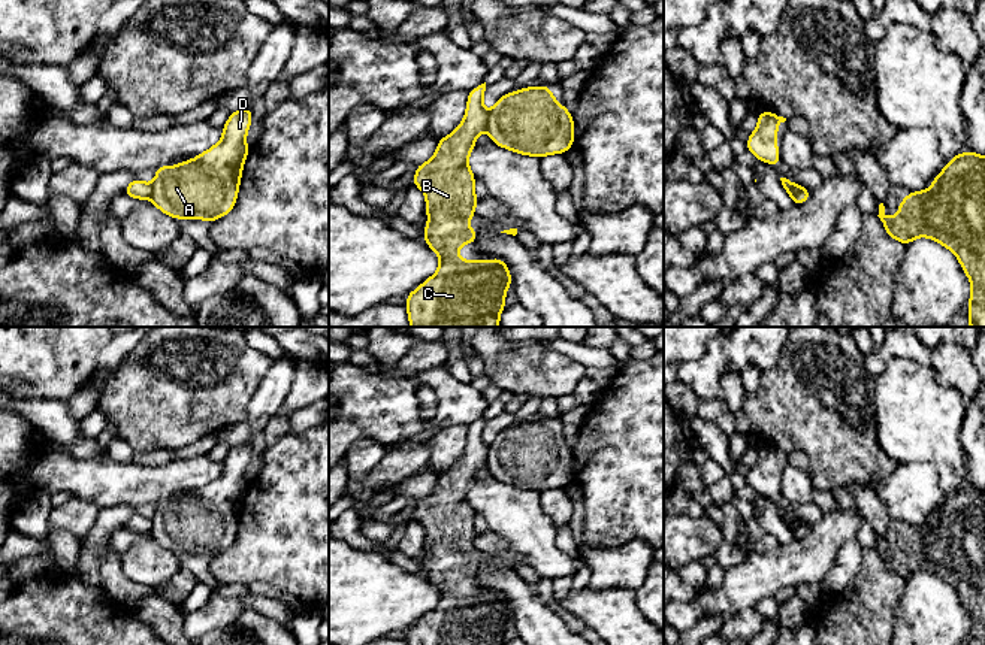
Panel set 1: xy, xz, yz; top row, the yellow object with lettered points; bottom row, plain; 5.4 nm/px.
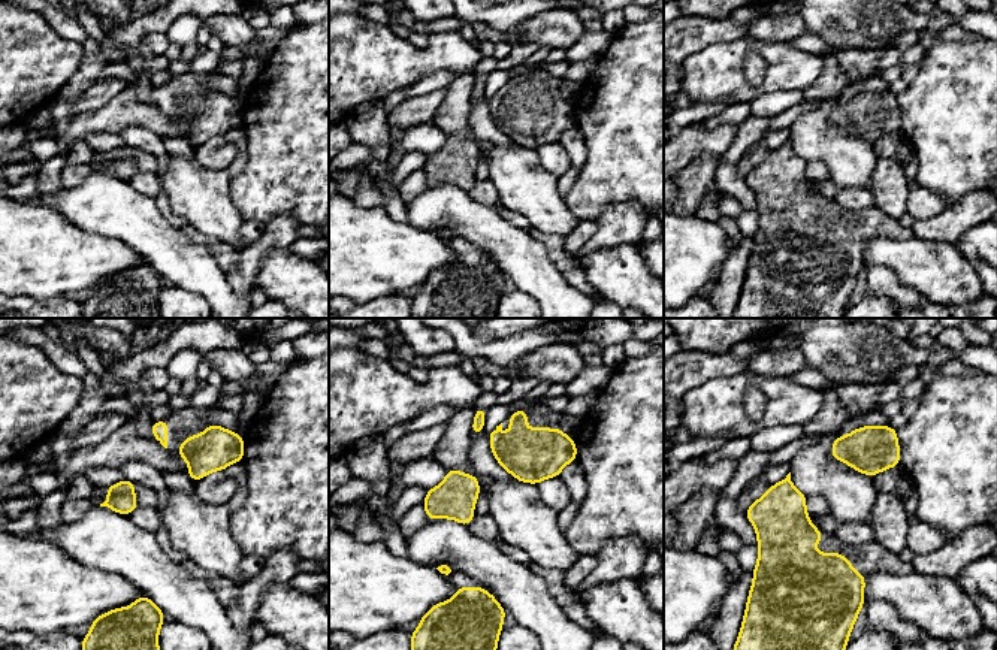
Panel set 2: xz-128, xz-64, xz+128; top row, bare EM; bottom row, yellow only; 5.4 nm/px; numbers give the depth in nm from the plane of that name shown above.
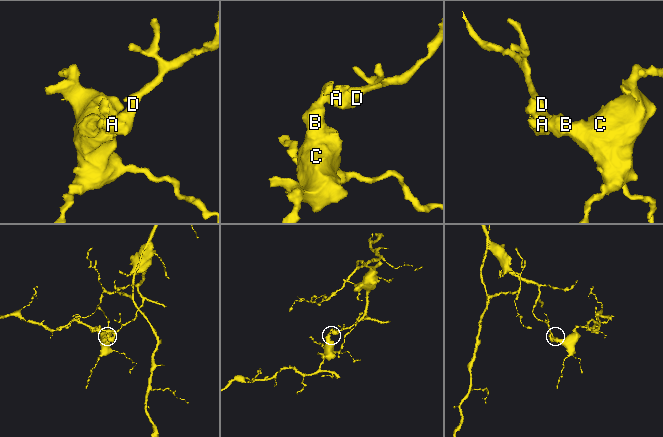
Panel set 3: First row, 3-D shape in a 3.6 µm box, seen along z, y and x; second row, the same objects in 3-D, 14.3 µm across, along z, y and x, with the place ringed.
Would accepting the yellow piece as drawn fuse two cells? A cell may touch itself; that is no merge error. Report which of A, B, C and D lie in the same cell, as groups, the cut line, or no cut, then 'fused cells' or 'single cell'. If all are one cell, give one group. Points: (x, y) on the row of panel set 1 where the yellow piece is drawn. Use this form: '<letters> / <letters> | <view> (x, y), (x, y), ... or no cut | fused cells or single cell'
A D / B C | xz (488, 112), (485, 127) | fused cells

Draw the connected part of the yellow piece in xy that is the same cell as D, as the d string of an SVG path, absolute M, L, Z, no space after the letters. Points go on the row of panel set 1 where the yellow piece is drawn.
M251 108L232 112L217 145L190 161L155 169L152 205L175 219L214 222L227 215L238 200L242 166L250 152L245 136L251 116Z

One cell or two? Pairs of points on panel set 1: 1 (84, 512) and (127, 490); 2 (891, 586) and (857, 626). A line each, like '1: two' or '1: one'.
1: two
2: one

